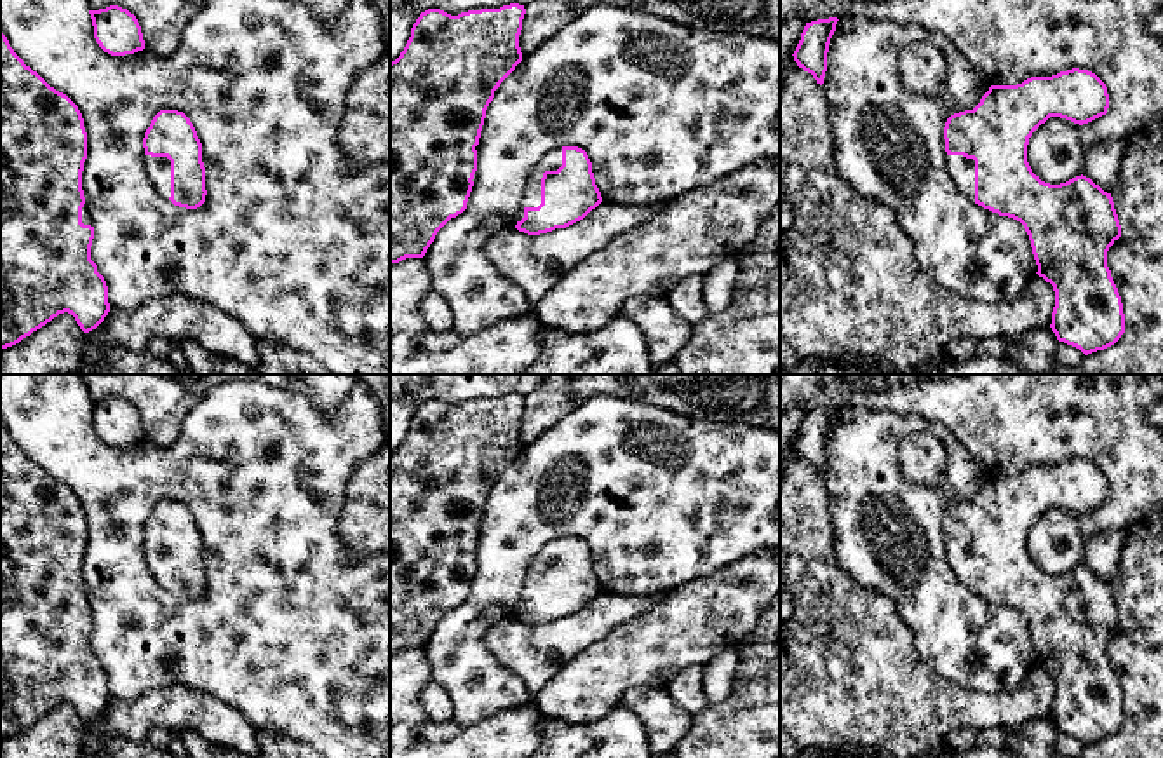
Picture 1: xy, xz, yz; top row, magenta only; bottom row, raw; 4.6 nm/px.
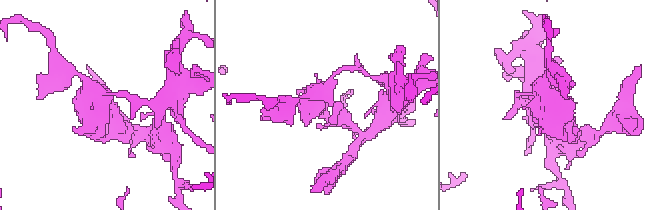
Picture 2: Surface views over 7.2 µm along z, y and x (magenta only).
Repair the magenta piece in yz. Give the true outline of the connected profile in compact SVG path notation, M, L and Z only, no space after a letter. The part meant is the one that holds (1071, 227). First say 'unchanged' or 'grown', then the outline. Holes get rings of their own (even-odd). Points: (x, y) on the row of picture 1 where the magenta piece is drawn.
grown | M1072 68L1031 77L1017 85L991 85L973 110L954 113L944 127L947 173L956 188L999 216L1020 221L1029 235L1038 275L1053 286L1052 331L1085 355L1114 345L1125 333L1121 296L1107 267L1107 251L1121 237L1111 193L1086 176L1050 185L1027 162L1032 132L1050 117L1088 124L1107 113L1106 84L1092 71Z

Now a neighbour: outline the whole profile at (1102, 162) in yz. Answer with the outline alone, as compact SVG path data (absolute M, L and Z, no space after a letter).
M1107 139L1092 145L1086 152L1081 174L1090 178L1104 192L1114 190L1114 179L1121 167L1126 143L1123 139Z

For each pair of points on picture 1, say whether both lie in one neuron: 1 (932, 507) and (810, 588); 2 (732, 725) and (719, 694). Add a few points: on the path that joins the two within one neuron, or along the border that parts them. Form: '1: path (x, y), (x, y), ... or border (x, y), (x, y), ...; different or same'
1: border (829, 527), (836, 561), (860, 584), (874, 589); different
2: border (739, 663), (733, 690), (723, 701), (711, 706); different

